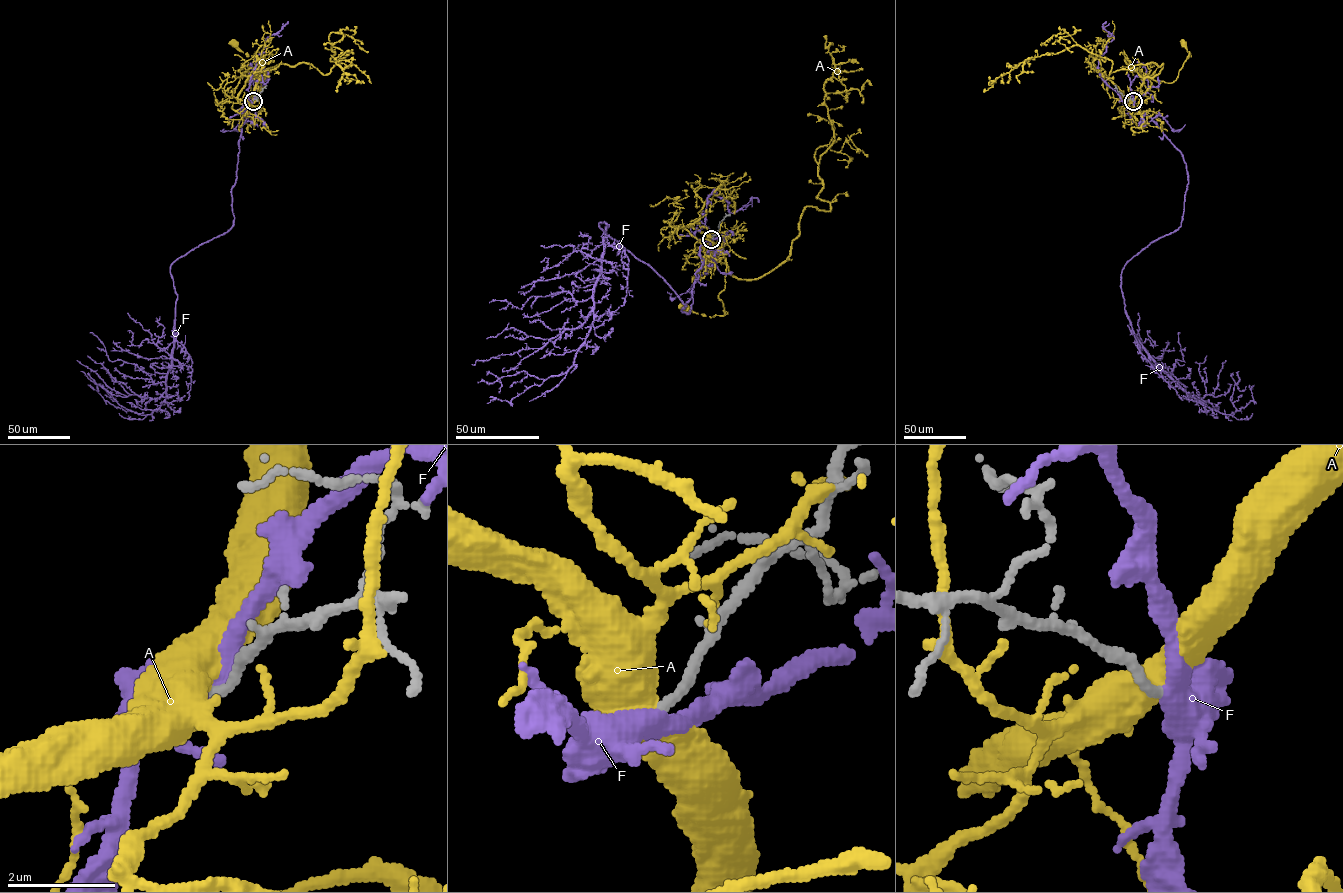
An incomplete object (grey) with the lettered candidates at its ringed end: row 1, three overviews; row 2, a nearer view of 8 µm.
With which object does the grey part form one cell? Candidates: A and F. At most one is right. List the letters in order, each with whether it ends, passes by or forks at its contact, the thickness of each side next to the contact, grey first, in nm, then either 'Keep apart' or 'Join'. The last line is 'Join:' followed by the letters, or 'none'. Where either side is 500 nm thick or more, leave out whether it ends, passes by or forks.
A: It forks there. Thickness 180 nm (grey) against 480 nm. Keep apart
F: It passes by. Thickness 180 nm (grey) against 380 nm. Keep apart
Join: none

